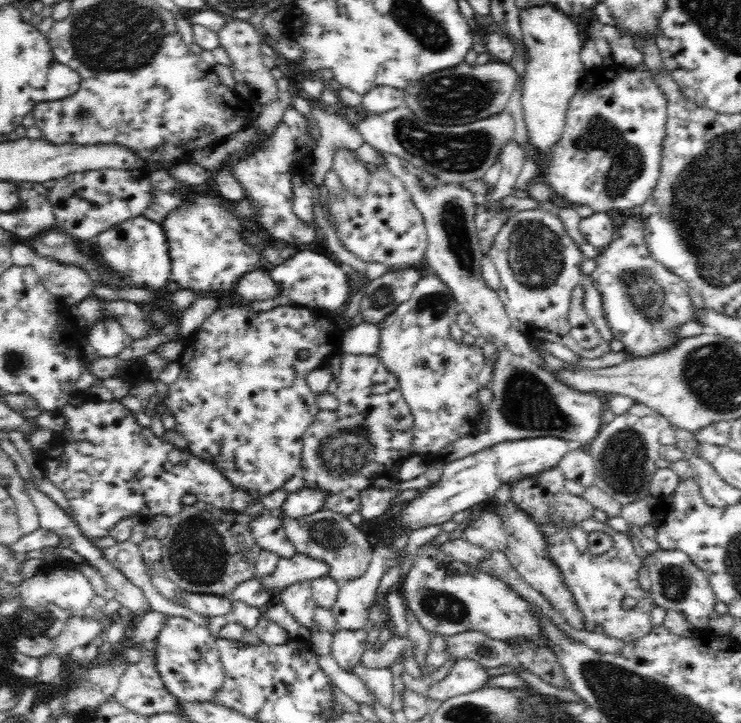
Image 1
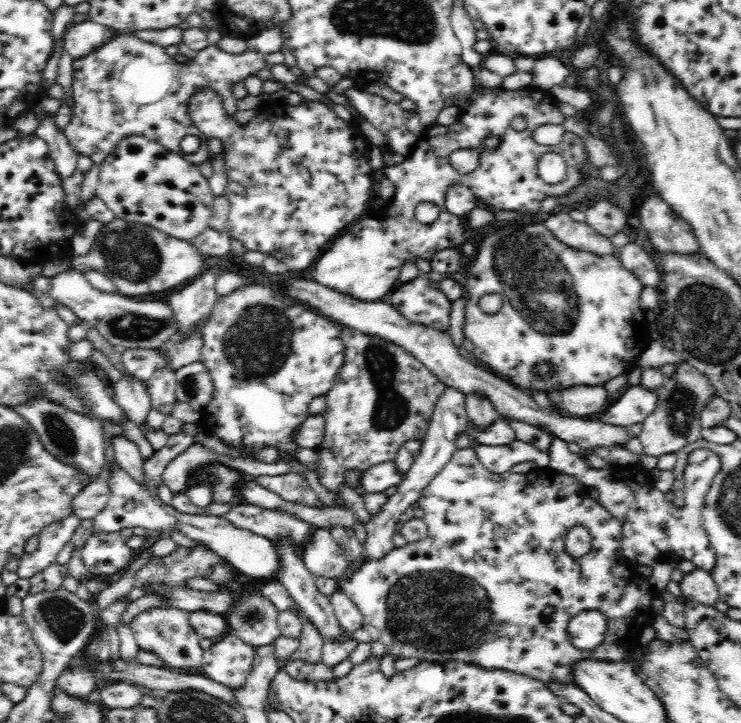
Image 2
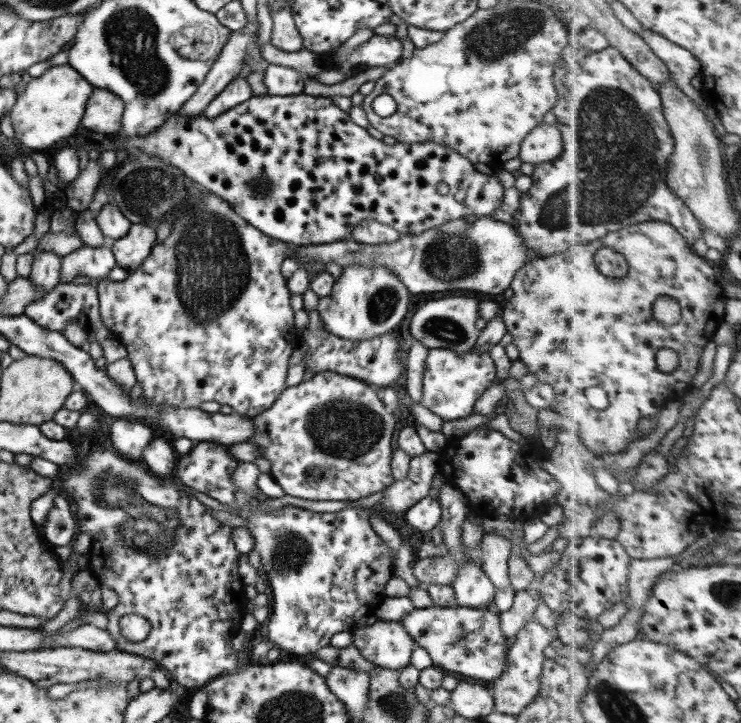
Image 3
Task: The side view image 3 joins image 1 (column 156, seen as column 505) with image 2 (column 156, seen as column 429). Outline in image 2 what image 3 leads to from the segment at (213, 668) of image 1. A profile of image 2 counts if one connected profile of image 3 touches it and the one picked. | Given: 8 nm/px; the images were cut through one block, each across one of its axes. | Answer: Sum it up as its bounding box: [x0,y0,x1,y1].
[129,608,203,668]

